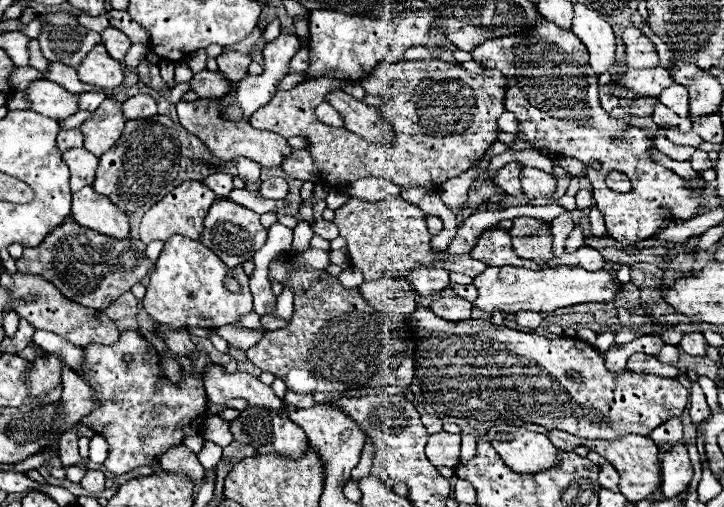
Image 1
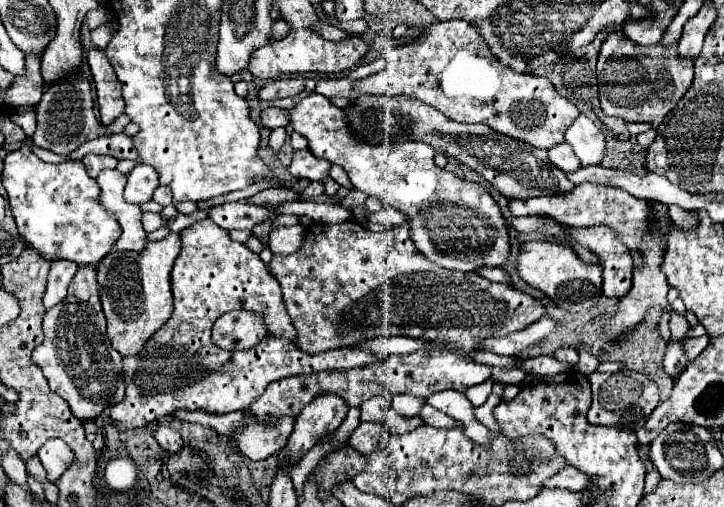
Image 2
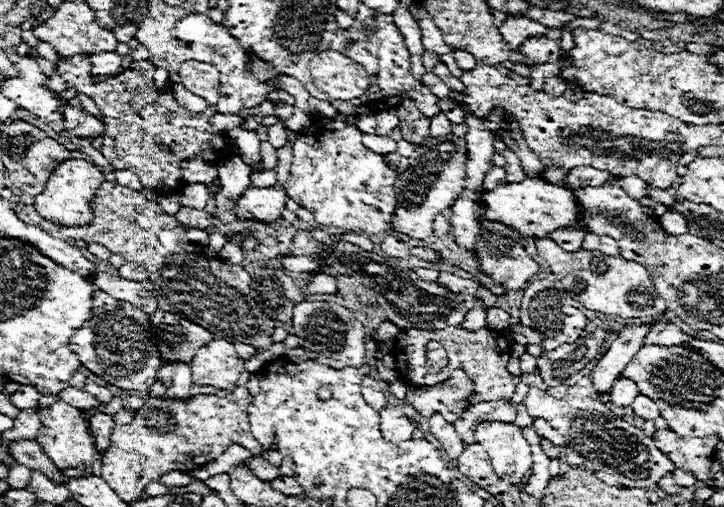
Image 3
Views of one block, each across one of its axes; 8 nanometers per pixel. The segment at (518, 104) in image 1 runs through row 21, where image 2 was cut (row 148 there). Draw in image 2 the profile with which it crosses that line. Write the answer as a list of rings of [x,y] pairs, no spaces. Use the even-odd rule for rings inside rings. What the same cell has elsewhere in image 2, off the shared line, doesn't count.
[[[450,20],[450,22],[438,22],[430,26],[420,38],[412,44],[398,46],[386,56],[388,64],[384,70],[378,74],[360,78],[360,80],[350,80],[350,78],[322,78],[316,82],[316,92],[322,96],[344,96],[344,98],[358,98],[362,94],[384,94],[384,96],[410,96],[418,98],[436,110],[444,112],[452,120],[458,122],[480,122],[490,126],[492,130],[512,136],[516,140],[528,142],[536,148],[552,148],[554,144],[564,140],[564,130],[570,126],[570,122],[580,114],[580,110],[560,96],[552,82],[542,76],[534,74],[518,74],[506,66],[502,66],[492,54],[488,44],[484,44],[482,36],[464,20]]]

